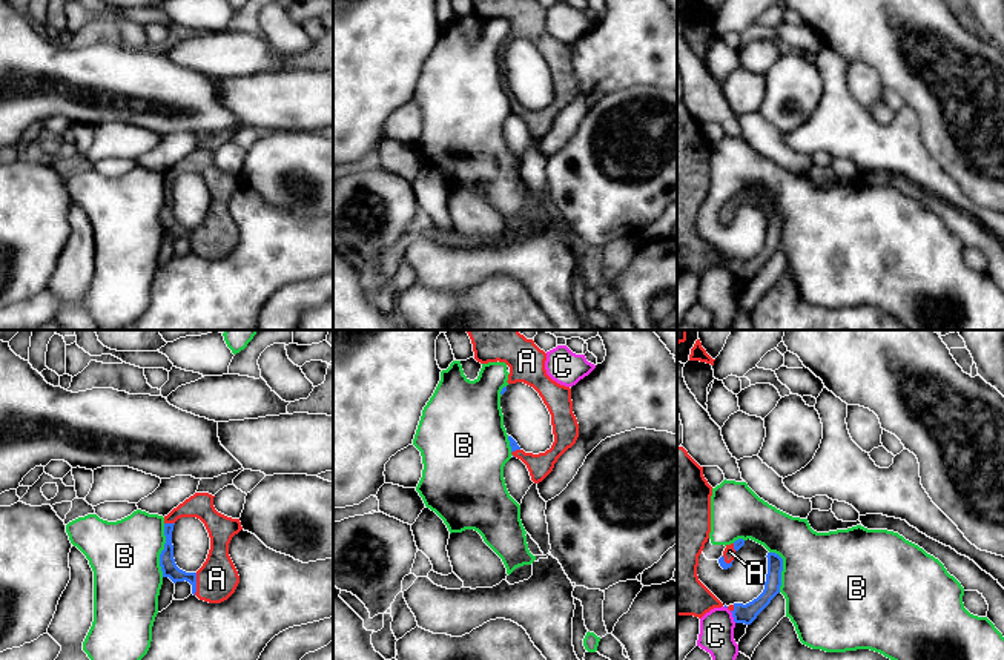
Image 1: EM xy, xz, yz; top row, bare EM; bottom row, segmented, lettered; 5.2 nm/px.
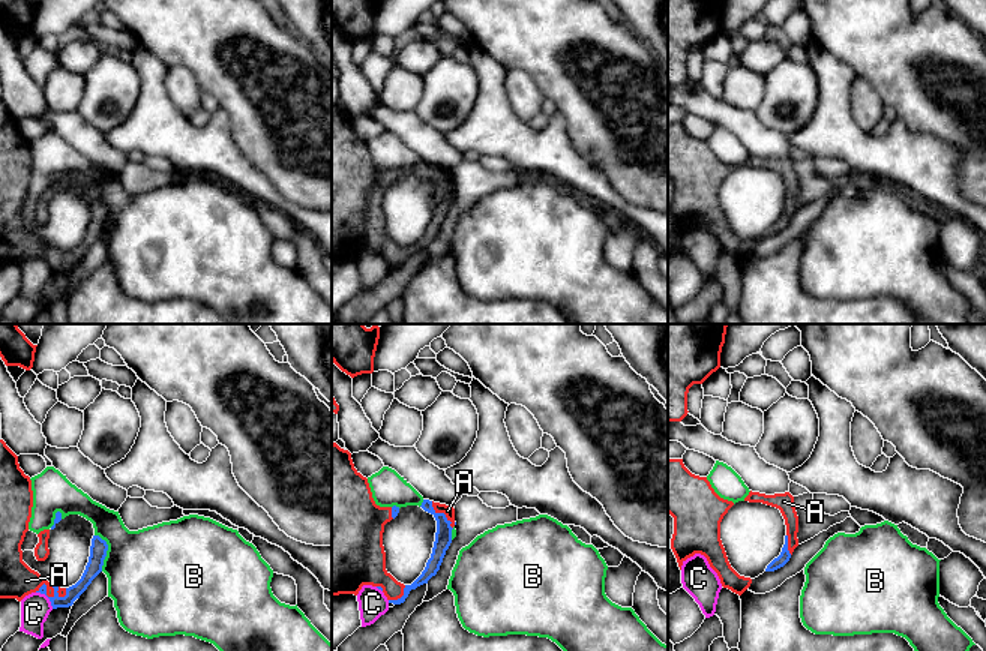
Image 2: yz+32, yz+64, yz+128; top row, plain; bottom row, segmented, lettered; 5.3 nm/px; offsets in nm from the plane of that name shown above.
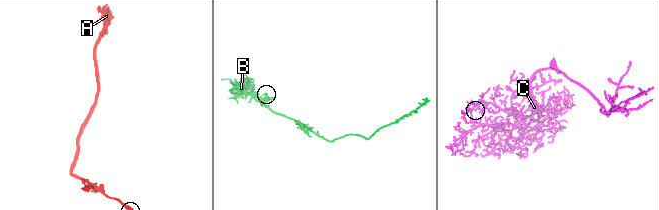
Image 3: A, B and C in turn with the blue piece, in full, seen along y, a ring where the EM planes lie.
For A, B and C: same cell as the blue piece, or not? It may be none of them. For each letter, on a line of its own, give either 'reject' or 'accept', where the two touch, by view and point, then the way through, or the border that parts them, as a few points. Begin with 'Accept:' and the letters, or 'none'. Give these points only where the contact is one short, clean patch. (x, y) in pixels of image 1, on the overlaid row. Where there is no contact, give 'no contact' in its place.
Accept: A
A: accept; meets blue in xy at (195, 584)
B: reject; meets blue in xy at (163, 550)
C: reject; meets blue in yz at (733, 616); border along yz (729, 611), (736, 622)

